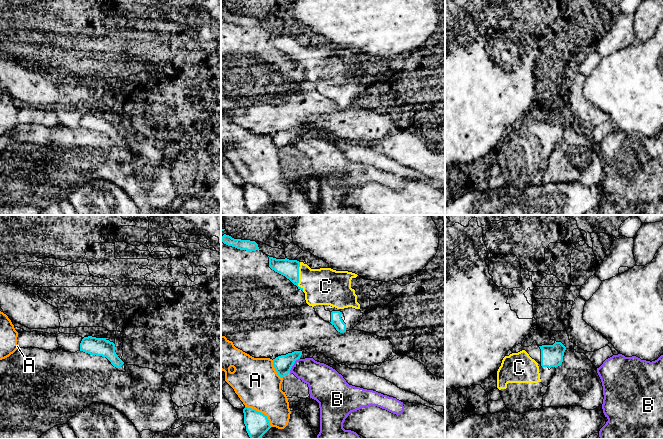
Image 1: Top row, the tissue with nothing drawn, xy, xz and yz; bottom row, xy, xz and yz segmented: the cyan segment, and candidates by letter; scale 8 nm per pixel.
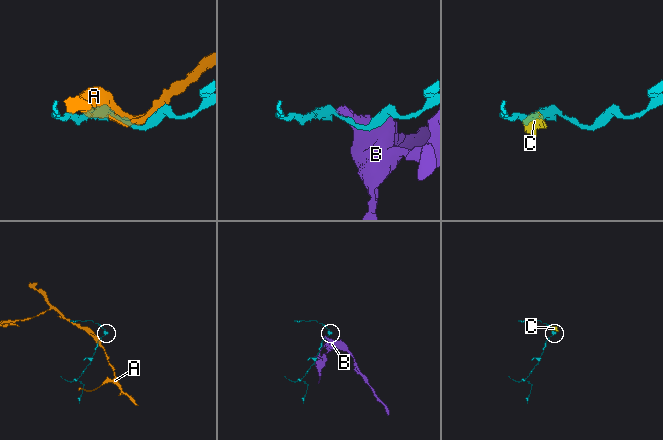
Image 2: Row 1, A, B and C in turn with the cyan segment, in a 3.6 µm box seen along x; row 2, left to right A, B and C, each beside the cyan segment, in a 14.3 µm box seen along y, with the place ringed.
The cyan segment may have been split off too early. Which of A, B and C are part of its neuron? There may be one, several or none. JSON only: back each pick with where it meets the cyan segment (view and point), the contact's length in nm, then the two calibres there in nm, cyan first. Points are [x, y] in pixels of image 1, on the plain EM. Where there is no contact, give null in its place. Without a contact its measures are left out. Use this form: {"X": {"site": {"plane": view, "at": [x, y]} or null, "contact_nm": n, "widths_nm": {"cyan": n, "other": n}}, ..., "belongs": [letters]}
{"C": {"site": {"plane": "xz", "at": [298, 52]}, "contact_nm": 240, "widths_nm": {"cyan": 140, "other": 300}}, "belongs": ["C"]}

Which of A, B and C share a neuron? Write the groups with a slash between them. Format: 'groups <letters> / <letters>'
groups A / B / C

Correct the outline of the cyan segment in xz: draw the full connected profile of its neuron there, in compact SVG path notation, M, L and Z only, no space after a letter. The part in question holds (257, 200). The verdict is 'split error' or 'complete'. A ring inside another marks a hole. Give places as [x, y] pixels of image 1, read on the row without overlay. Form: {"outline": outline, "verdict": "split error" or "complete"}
{"outline": "M248 183L243 185L243 189L246 207L251 215L261 215L271 204L267 192L263 189Z", "verdict": "complete"}

